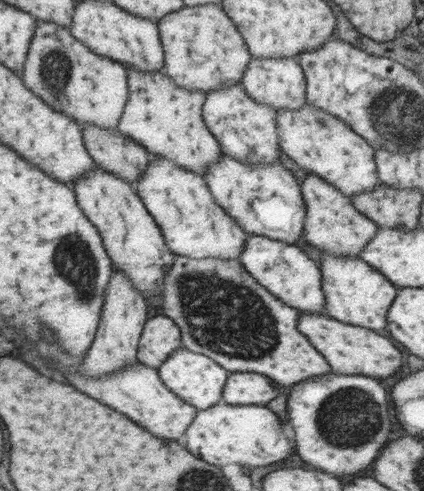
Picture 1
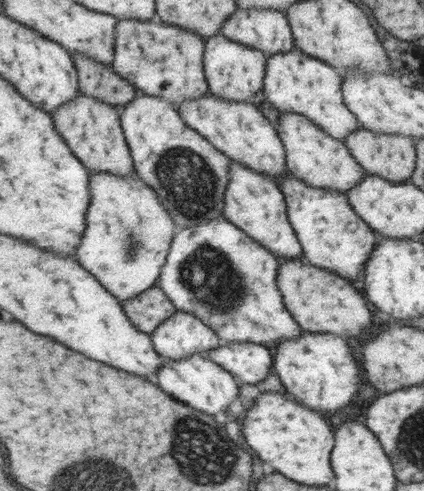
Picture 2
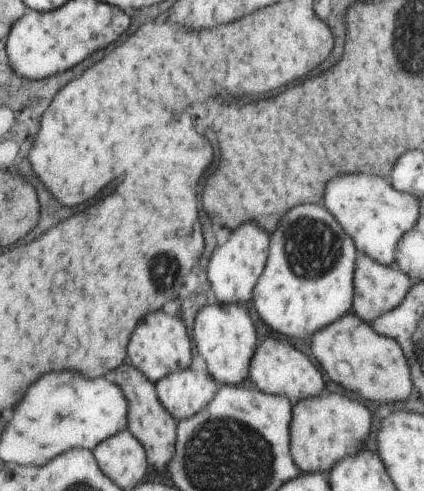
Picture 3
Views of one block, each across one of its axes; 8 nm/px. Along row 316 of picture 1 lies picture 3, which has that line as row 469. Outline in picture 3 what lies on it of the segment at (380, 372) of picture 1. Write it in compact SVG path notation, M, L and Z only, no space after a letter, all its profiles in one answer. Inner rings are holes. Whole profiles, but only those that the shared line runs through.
M319 394L317 398L307 398L293 404L291 420L291 456L301 474L325 474L339 462L359 454L369 436L371 414L369 410L351 400L351 396Z

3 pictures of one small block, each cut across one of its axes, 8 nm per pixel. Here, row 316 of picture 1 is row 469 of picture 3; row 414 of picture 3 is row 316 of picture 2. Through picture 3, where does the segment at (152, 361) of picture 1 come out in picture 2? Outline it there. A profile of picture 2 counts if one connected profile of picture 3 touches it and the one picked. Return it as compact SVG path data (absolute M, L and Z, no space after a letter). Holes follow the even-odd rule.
M149 288L147 292L125 300L121 306L137 330L149 336L159 328L159 324L167 322L175 314L175 306L161 288Z

